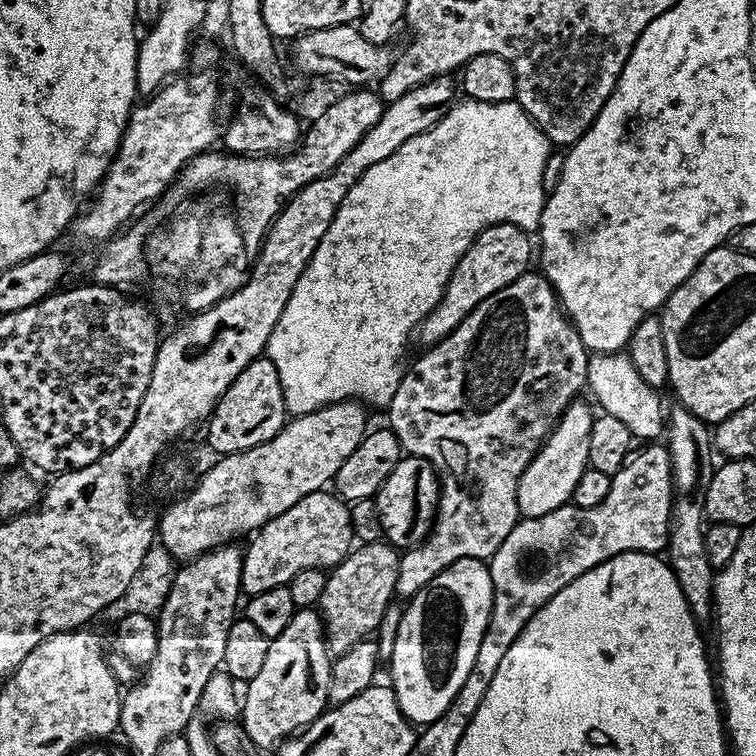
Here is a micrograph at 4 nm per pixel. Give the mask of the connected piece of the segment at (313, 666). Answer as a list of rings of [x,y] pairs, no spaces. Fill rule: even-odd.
[[[311,608],[296,611],[286,630],[268,641],[261,672],[247,681],[248,689],[242,692],[242,727],[255,740],[257,748],[275,749],[289,736],[313,724],[329,707],[332,661],[319,611]]]

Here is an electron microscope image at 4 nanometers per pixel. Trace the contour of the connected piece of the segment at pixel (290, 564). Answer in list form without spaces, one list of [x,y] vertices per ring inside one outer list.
[[[332,490],[306,494],[286,514],[278,514],[266,522],[251,537],[248,548],[243,549],[244,561],[240,586],[245,597],[274,590],[280,584],[292,581],[294,574],[311,568],[331,570],[344,561],[354,547],[349,505]]]

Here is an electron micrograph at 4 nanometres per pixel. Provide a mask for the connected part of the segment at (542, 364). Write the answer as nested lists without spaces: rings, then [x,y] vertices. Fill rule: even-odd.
[[[529,270],[519,276],[510,286],[502,286],[498,294],[490,294],[446,338],[442,338],[431,346],[423,349],[424,353],[409,366],[401,375],[398,382],[398,390],[394,390],[394,398],[386,405],[388,412],[387,427],[391,428],[393,434],[398,438],[401,449],[409,456],[421,456],[426,458],[435,466],[440,478],[440,502],[436,505],[436,518],[428,537],[417,547],[409,548],[400,557],[398,566],[398,582],[396,583],[396,596],[411,598],[415,596],[419,588],[425,588],[439,572],[444,572],[451,564],[459,560],[482,560],[487,561],[502,546],[506,534],[514,530],[517,520],[521,519],[520,507],[518,506],[518,482],[535,458],[538,449],[543,446],[552,429],[560,420],[560,415],[567,410],[569,404],[577,399],[585,391],[588,382],[588,348],[582,342],[578,330],[573,326],[572,321],[564,314],[560,307],[560,300],[556,297],[556,291],[552,283],[543,274],[536,270]]]

